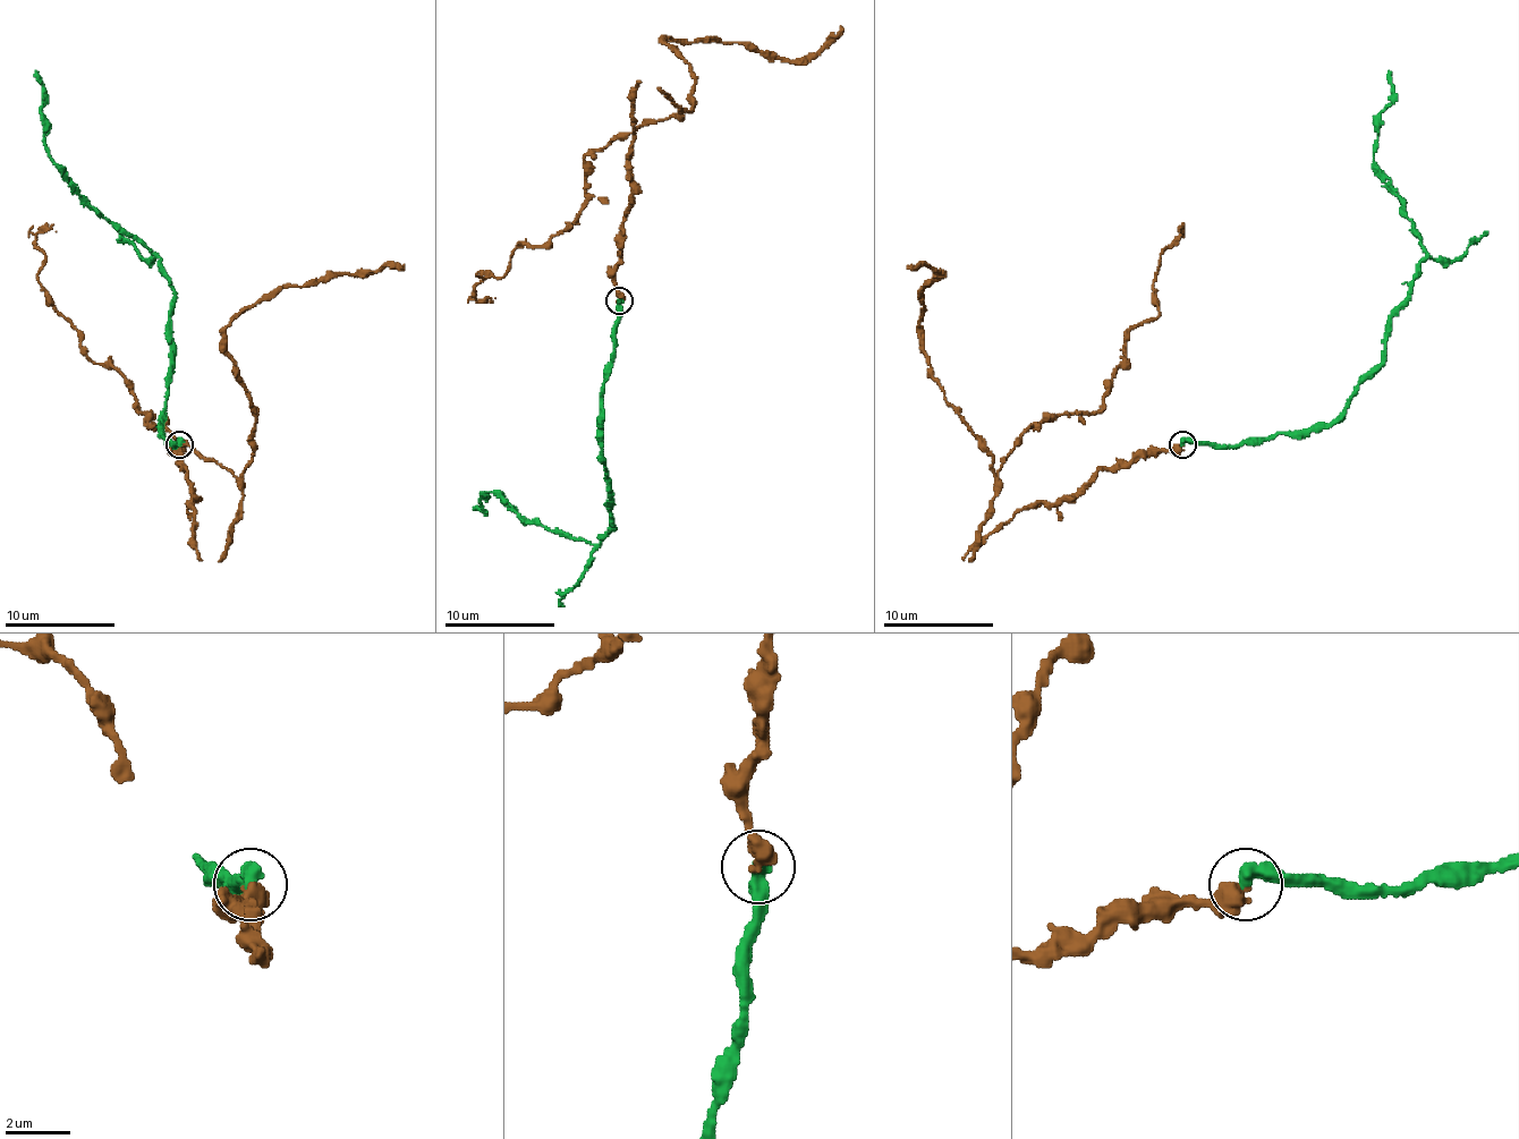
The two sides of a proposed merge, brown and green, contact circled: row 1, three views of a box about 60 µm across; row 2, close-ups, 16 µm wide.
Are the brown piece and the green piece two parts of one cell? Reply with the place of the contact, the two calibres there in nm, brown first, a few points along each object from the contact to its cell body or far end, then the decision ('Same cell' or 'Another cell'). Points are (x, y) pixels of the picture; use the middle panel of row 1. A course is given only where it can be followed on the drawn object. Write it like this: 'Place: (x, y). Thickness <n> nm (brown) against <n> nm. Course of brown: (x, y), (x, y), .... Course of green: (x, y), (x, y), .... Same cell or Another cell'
Place: (619, 300). Thickness 550 nm (brown) against 460 nm. Course of brown: (619, 300), (642, 83), (682, 113), (600, 149), (586, 206), (501, 278), (476, 275), (474, 297), (495, 297). Course of green: (619, 300), (603, 385), (614, 526), (590, 545), (528, 523), (490, 492), (482, 509), (474, 507). Same cell

